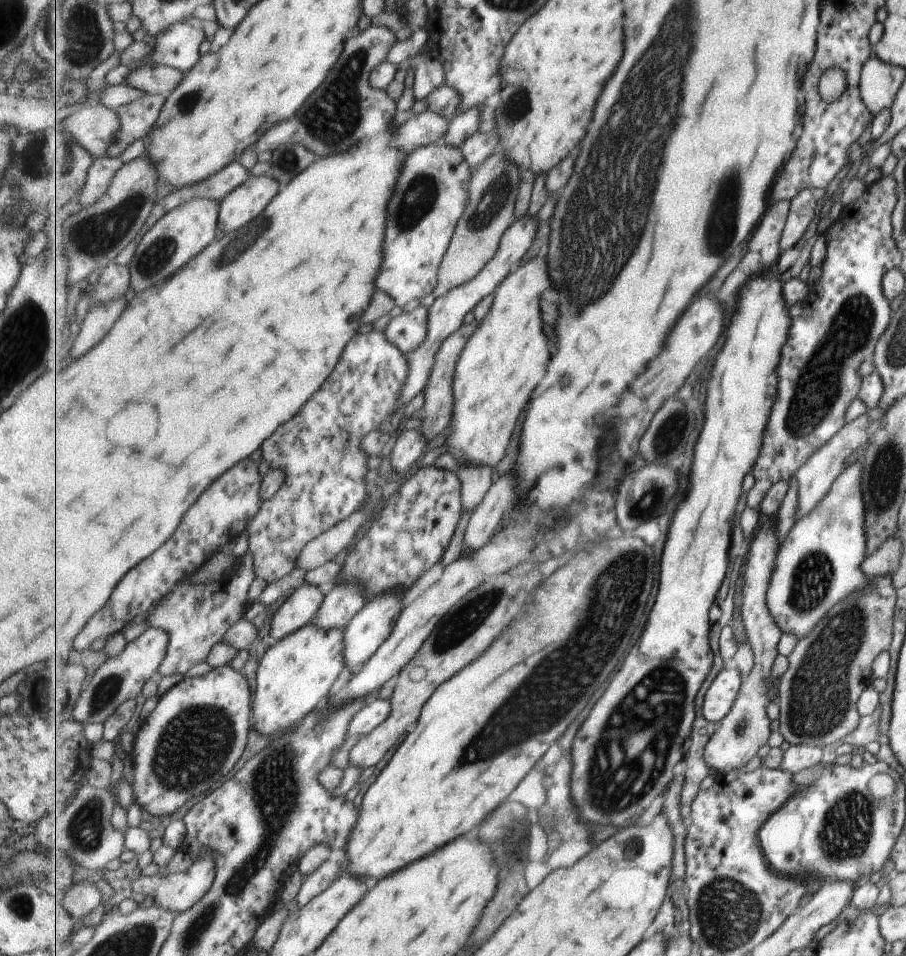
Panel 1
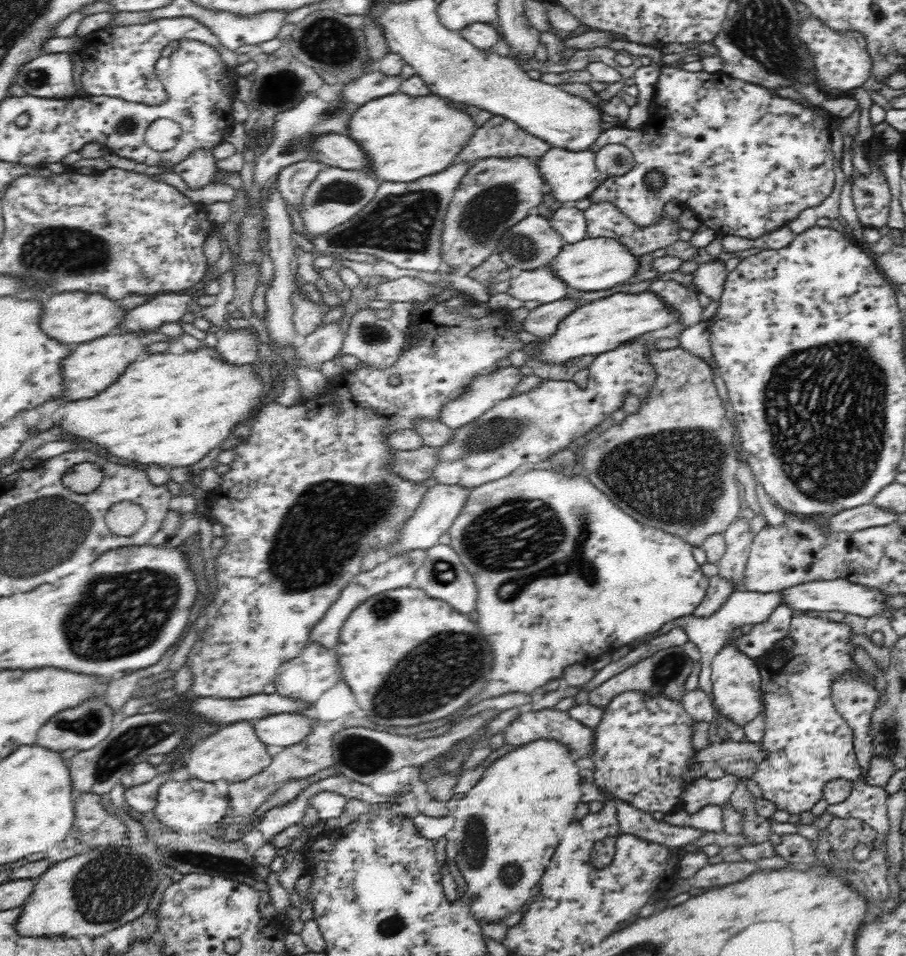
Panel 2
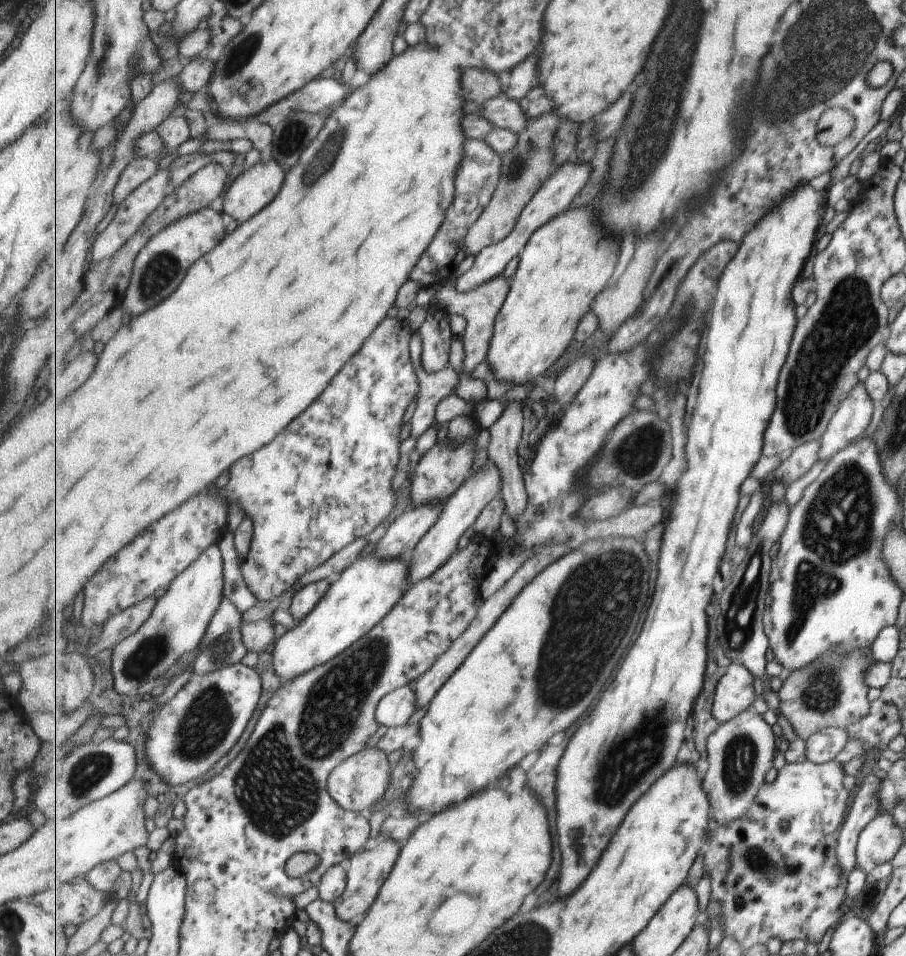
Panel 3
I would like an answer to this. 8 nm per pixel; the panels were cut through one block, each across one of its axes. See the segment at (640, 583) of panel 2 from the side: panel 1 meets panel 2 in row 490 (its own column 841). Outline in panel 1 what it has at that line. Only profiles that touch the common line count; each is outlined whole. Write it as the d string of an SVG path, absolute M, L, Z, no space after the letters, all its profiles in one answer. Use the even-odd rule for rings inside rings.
M860 460L844 467L832 482L827 494L817 501L812 512L795 522L778 550L767 593L768 607L782 632L794 634L797 639L807 637L819 622L819 618L825 616L827 610L832 608L836 602L843 601L845 597L864 591L870 586L870 577L865 576L860 569L860 564L866 557L865 507L860 489L861 473Z

